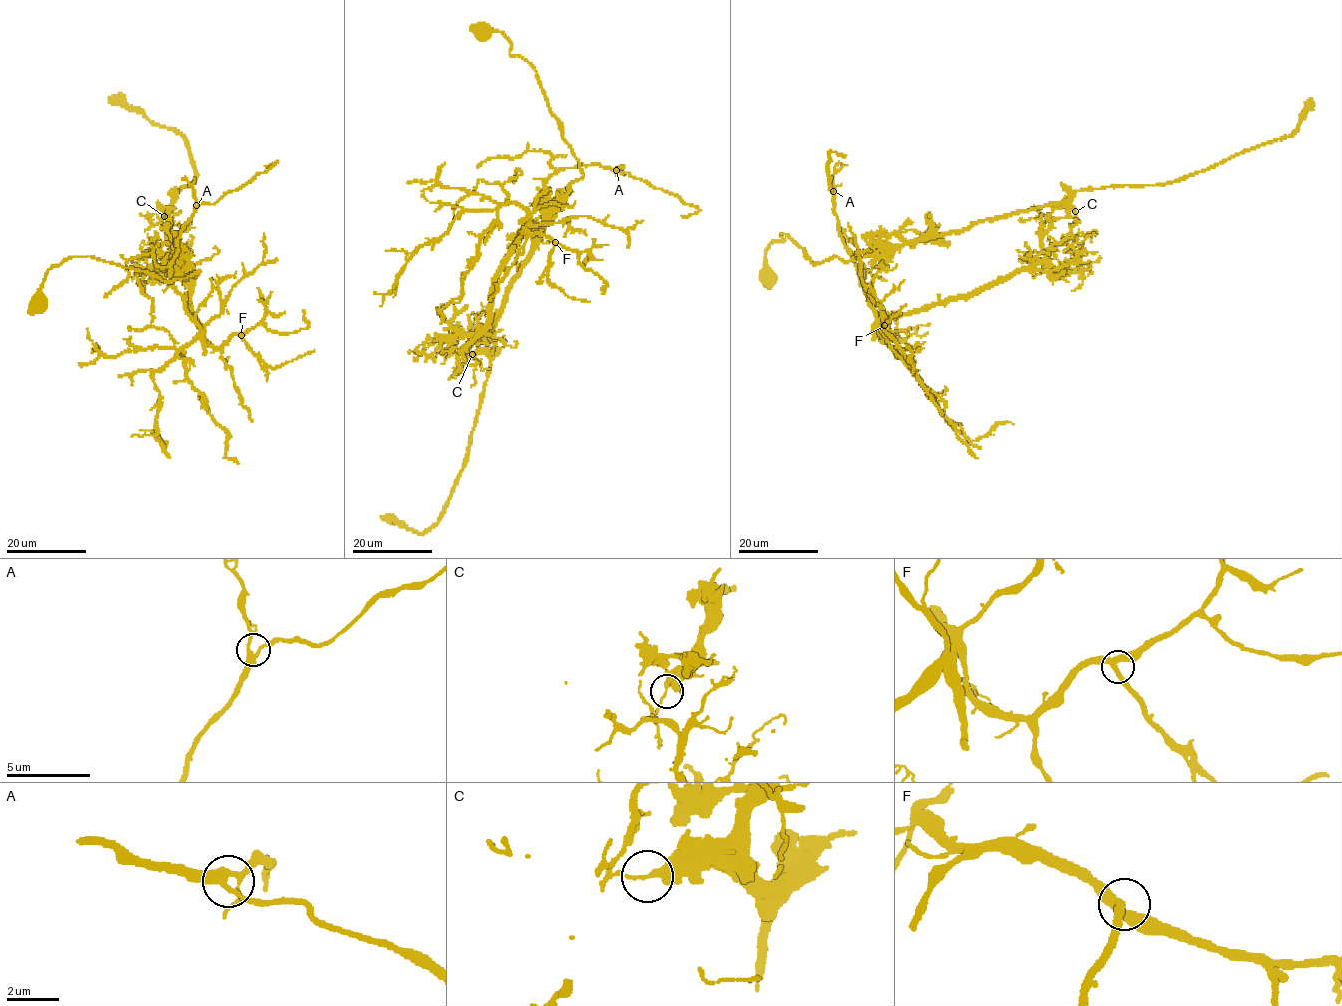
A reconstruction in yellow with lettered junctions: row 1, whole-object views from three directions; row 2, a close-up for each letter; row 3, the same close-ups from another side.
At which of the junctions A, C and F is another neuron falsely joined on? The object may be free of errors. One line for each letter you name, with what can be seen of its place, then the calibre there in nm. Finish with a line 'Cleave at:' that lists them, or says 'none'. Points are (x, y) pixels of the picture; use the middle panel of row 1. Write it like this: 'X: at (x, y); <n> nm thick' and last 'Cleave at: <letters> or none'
C: at (472, 354); 200 nm thick
Cleave at: C

